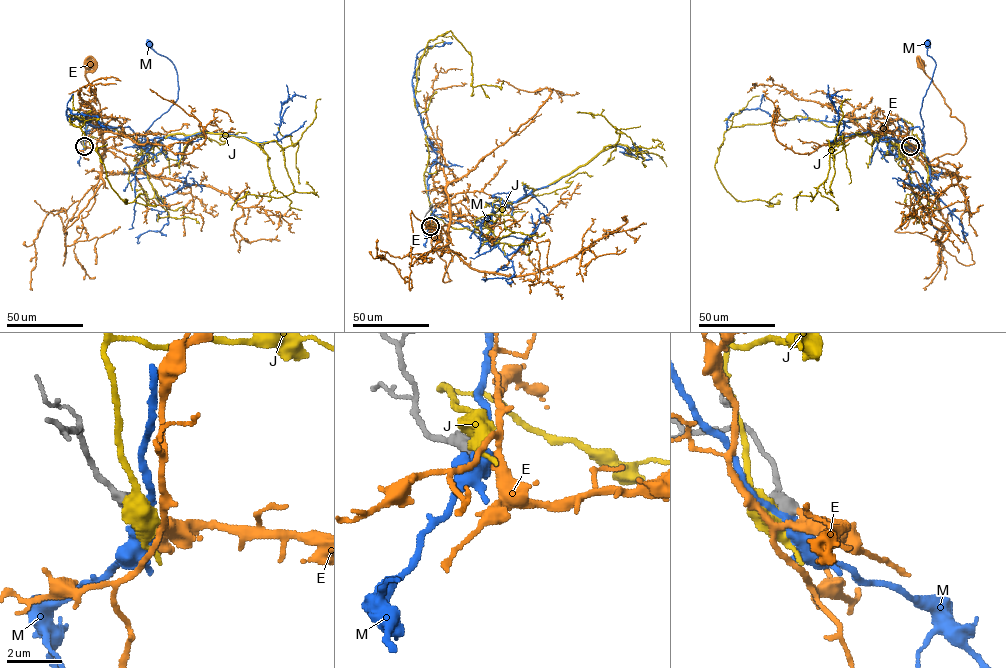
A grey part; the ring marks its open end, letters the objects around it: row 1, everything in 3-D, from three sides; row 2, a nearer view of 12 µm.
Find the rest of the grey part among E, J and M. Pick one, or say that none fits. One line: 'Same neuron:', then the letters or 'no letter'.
Same neuron: E

